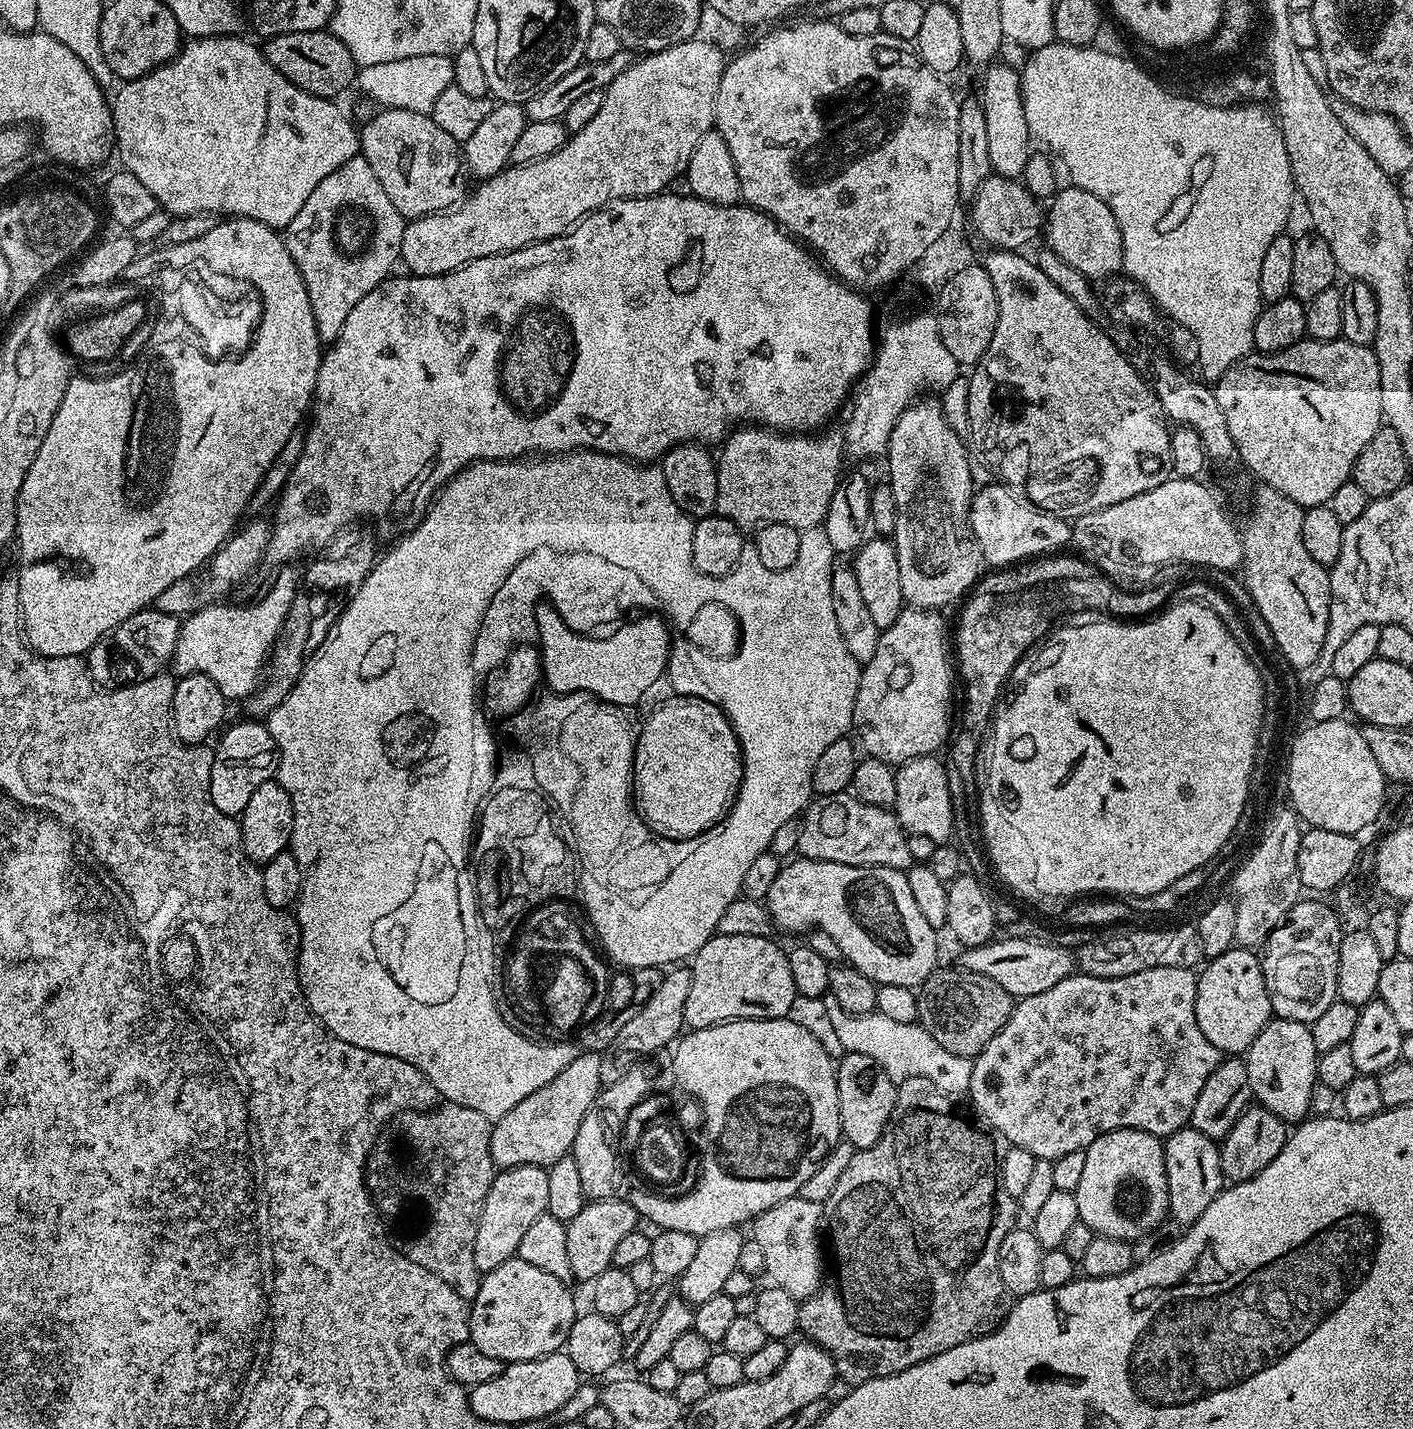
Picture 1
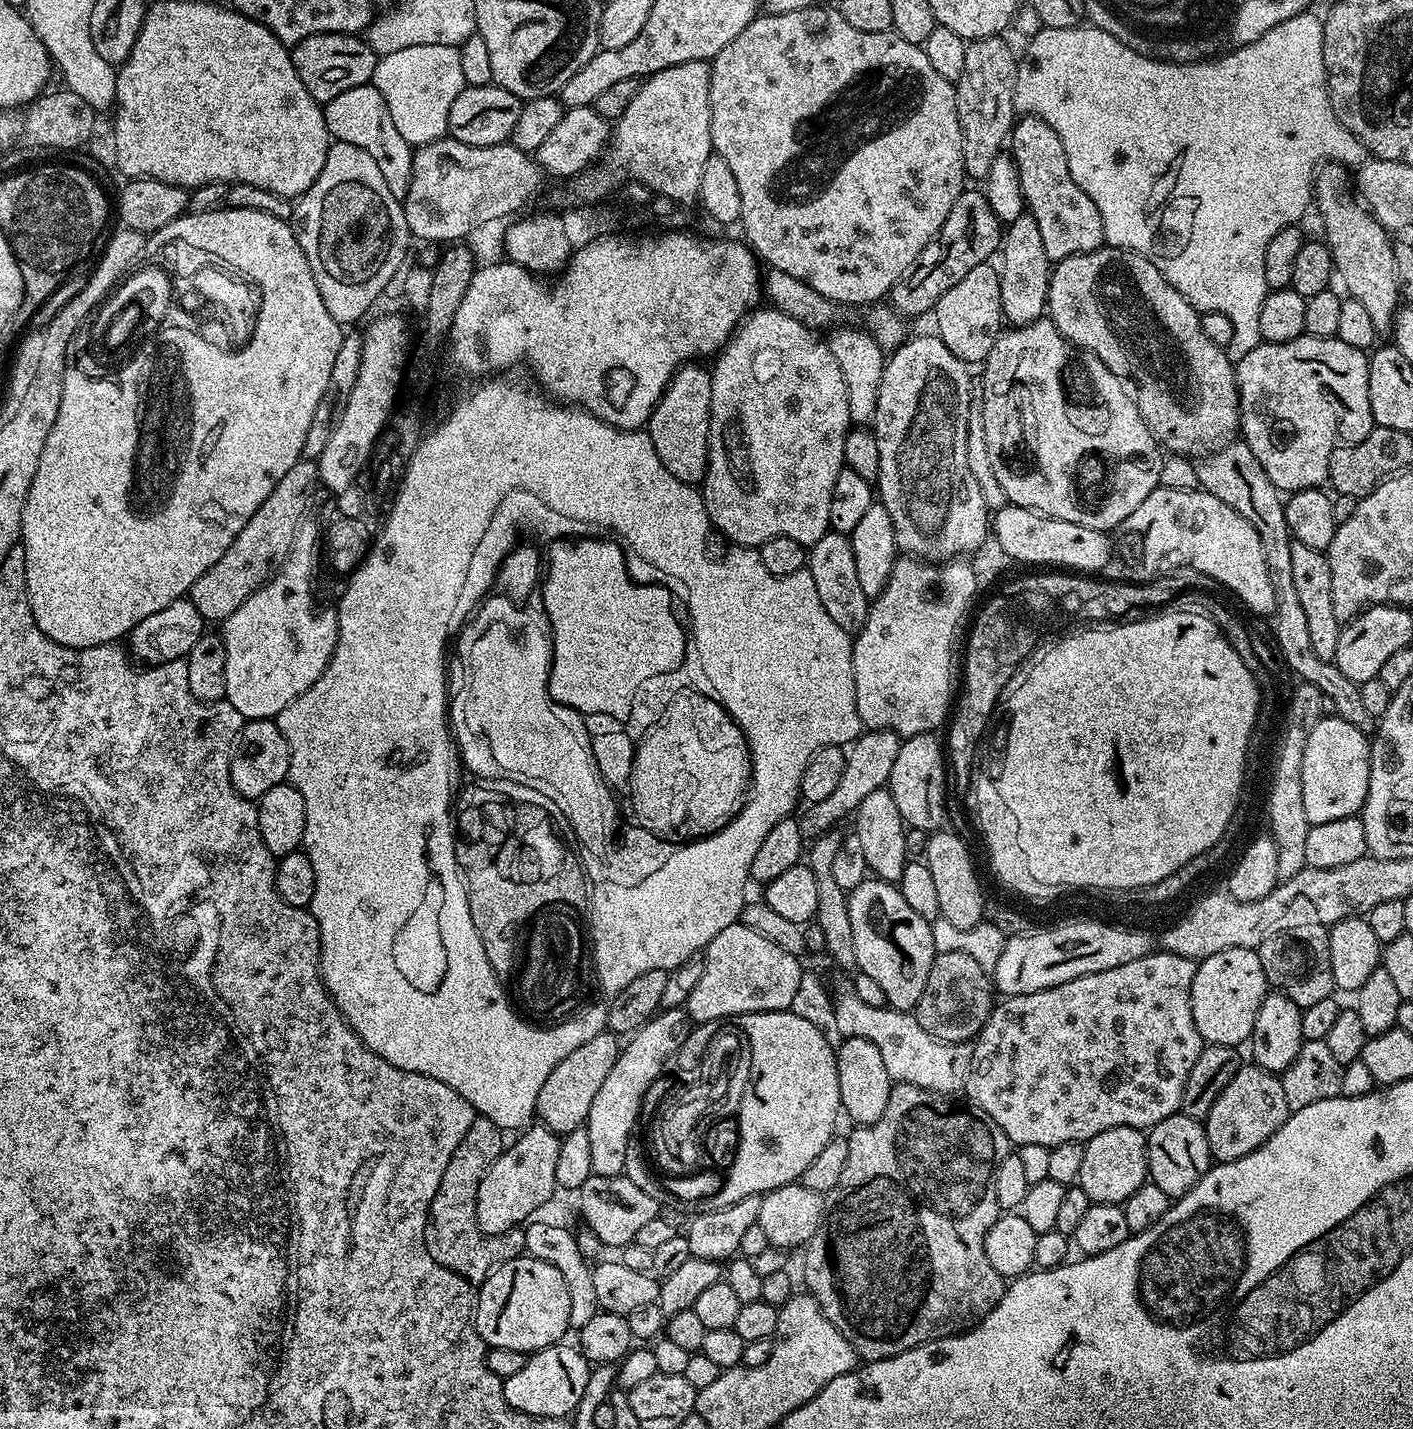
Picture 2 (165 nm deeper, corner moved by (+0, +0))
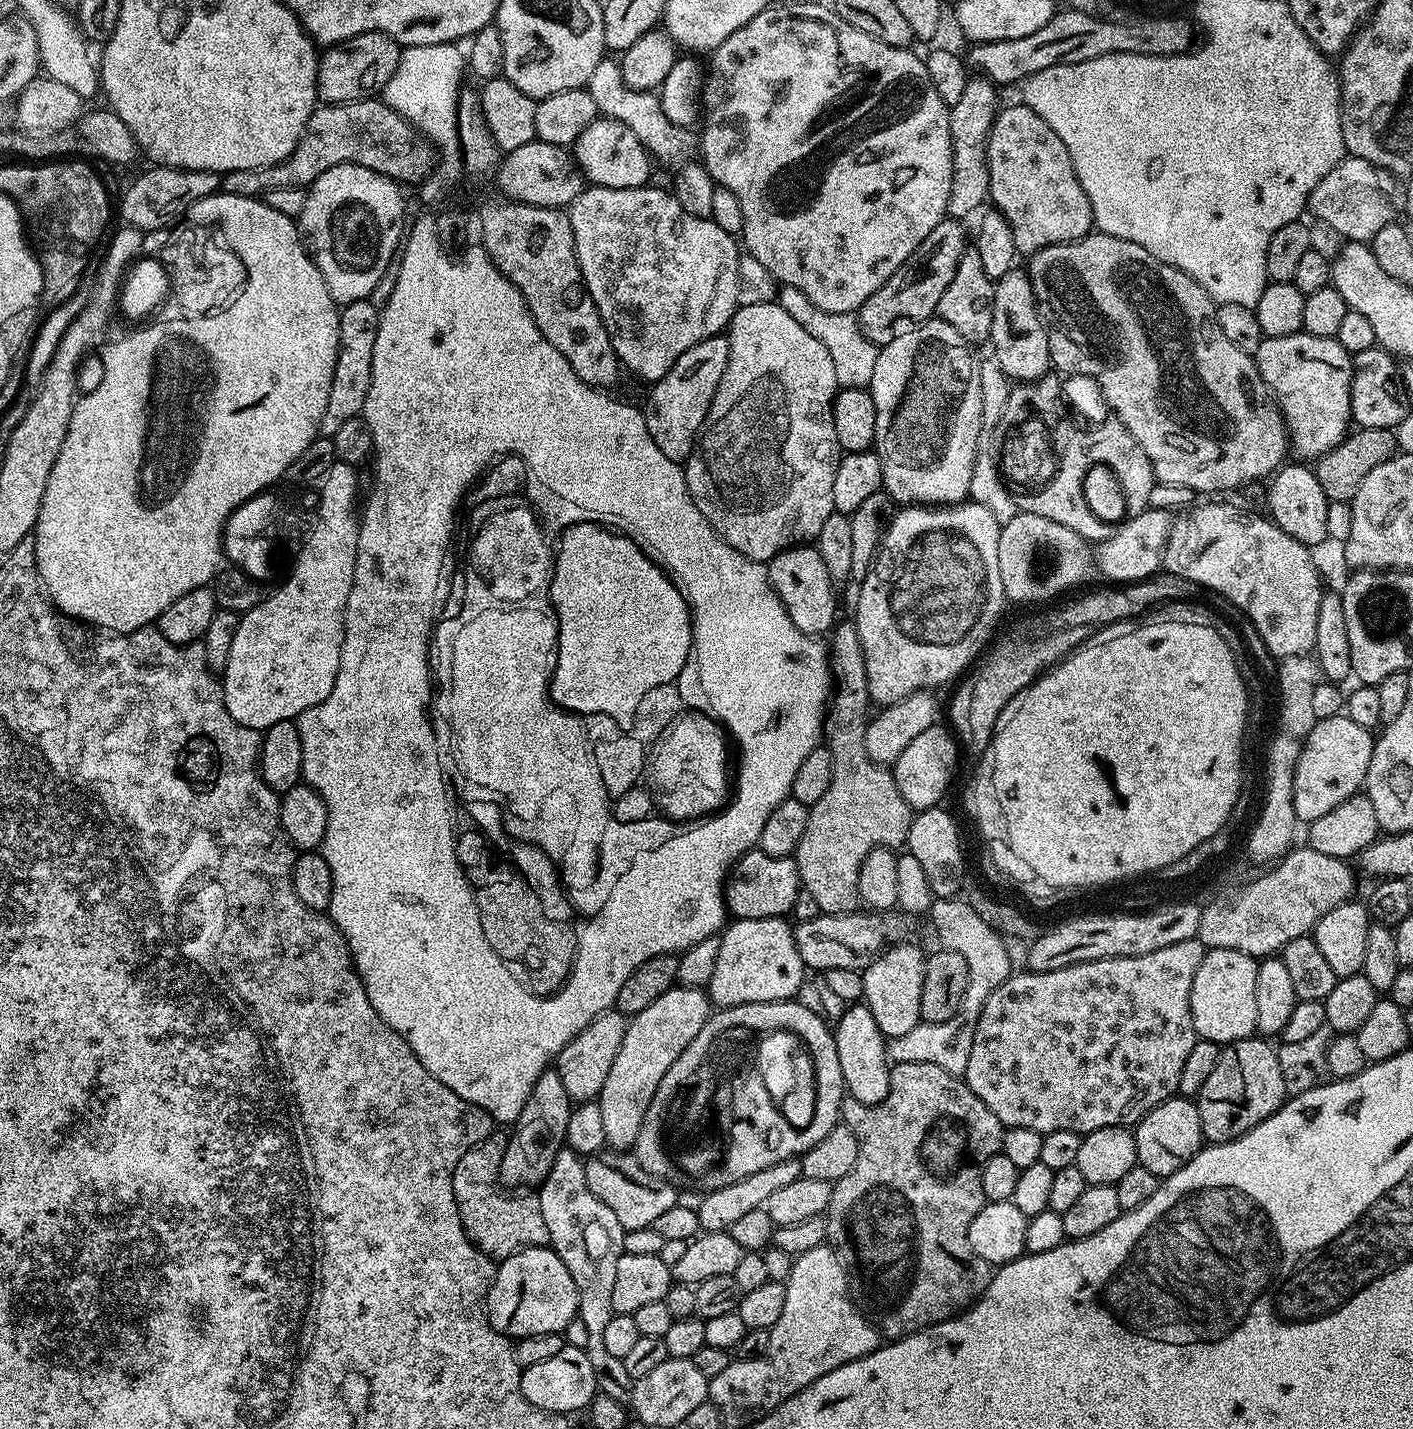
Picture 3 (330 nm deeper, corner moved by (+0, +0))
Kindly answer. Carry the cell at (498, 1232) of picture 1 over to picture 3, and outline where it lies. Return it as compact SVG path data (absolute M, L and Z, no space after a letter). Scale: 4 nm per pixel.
M556 1071L542 1073L538 1082L534 1082L534 1090L530 1090L530 1098L526 1098L526 1106L522 1106L522 1114L508 1136L506 1154L502 1154L498 1173L501 1185L520 1190L523 1184L543 1184L546 1174L550 1174L550 1166L554 1166L554 1158L565 1147L566 1122L570 1122L573 1107L574 1102L566 1094L566 1086L562 1086L562 1078Z

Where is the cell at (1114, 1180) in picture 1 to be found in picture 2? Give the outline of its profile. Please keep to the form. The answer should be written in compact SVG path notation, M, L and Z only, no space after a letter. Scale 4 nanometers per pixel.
M1118 1126L1114 1130L1106 1130L1084 1144L1084 1157L1078 1186L1086 1190L1093 1204L1118 1204L1123 1205L1125 1200L1134 1194L1134 1190L1141 1188L1149 1179L1148 1174L1148 1146L1146 1136L1141 1129Z

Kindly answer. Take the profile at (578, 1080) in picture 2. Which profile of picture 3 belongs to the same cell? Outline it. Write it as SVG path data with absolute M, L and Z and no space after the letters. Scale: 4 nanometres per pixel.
M615 1010L602 1013L582 1034L578 1034L556 1056L554 1071L562 1078L562 1086L566 1086L566 1094L573 1102L596 1100L600 1095L606 1077L610 1075L610 1066L614 1066L614 1058L618 1058L618 1049L622 1047L622 1038L626 1038L628 1020Z

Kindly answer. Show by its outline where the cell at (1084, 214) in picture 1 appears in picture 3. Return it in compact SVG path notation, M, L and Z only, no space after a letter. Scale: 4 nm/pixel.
M1016 102L1009 108L1001 107L996 113L988 135L988 173L988 200L996 203L993 204L995 211L1001 212L1010 226L1017 253L1024 255L1025 252L1025 257L1030 258L1038 250L1081 240L1093 231L1090 198L1086 198L1086 190L1082 190L1082 182L1078 182L1078 174L1074 174L1070 150L1066 150L1062 138L1058 138L1058 134L1054 134L1054 130L1050 130L1050 126L1046 126L1046 122L1023 102Z

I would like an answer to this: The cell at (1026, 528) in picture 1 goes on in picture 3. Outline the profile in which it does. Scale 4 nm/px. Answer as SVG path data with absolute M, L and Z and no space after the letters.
M1148 507L1137 516L1125 519L1115 529L1112 537L1097 543L1094 548L1094 564L1112 582L1133 582L1146 580L1161 571L1164 562L1164 546L1168 529L1172 527L1172 512Z

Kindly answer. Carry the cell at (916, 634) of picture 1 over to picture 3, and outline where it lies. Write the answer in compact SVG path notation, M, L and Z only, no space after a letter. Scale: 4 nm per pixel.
M965 502L955 506L904 506L887 521L874 562L866 578L859 581L860 593L856 596L856 617L854 617L860 645L864 651L868 694L875 703L877 700L877 705L893 704L915 692L936 690L939 684L954 679L968 663L971 665L985 651L984 643L991 638L992 631L1000 620L1000 611L1003 610L1004 604L1006 605L1002 574L998 570L998 538L1001 527L994 514L986 510L986 506L975 502Z

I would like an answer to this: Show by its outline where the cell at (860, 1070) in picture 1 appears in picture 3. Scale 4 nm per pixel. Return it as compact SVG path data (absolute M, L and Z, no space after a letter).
M857 1002L847 1005L844 1013L834 1024L838 1066L842 1066L842 1078L847 1095L863 1104L877 1104L886 1098L890 1090L890 1061L886 1047L886 1037L878 1030L874 1014L870 1014L867 1004Z

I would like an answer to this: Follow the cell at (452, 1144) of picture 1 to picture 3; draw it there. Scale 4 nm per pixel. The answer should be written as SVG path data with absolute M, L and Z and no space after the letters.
M493 1131L491 1136L487 1136L482 1142L466 1150L466 1154L458 1158L458 1166L452 1179L454 1198L458 1202L458 1210L466 1234L476 1247L497 1261L502 1261L524 1248L542 1248L548 1244L548 1231L546 1222L542 1218L539 1195L509 1194L502 1190L498 1183L502 1154L506 1154L508 1145L508 1136L500 1132L503 1131Z

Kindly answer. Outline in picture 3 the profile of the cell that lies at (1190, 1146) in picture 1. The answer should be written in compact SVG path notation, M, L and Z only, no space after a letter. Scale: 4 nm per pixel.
M1179 1094L1162 1101L1146 1113L1140 1123L1135 1125L1134 1135L1137 1165L1161 1178L1182 1170L1182 1166L1186 1166L1186 1162L1190 1162L1190 1158L1194 1158L1194 1154L1205 1143L1195 1099Z

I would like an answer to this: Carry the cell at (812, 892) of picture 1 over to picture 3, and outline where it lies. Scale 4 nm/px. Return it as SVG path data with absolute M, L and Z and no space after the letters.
M896 944L885 947L884 951L863 969L864 998L870 1014L874 1014L874 1022L878 1022L878 1030L888 1040L902 1038L902 1034L910 1034L914 1026L921 1024L922 982L924 981L924 961L926 952L916 944Z

